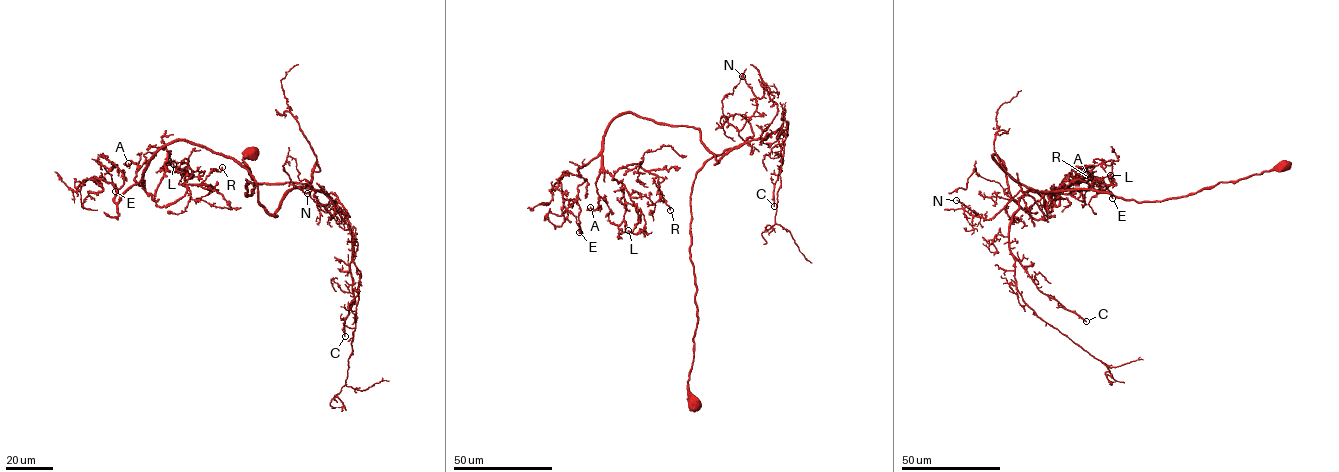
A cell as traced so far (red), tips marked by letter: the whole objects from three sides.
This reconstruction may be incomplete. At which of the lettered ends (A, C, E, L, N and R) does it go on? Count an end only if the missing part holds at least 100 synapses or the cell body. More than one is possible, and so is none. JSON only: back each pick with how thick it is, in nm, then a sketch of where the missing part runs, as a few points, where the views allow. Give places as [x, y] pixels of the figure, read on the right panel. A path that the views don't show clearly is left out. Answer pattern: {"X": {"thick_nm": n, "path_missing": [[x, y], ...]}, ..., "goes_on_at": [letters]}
{"C": {"thick_nm": 200, "path_missing": [[1086, 321], [1113, 331], [1137, 332], [1148, 340], [1172, 338], [1182, 331], [1187, 309], [1189, 333], [1184, 343]]}, "goes_on_at": ["C"]}

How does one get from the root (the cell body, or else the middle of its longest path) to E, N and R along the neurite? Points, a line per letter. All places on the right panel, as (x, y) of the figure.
E: (1282, 166), (1162, 201), (1028, 191), (1034, 219), (993, 156), (1047, 207), (1066, 174), (1112, 198)
N: (1282, 166), (1162, 201), (1125, 200), (1089, 189), (1028, 191), (989, 219), (970, 215), (978, 216), (956, 200)
R: (1282, 166), (1162, 201), (1028, 191), (1034, 219), (993, 156), (1048, 211), (1046, 192), (1090, 177)

